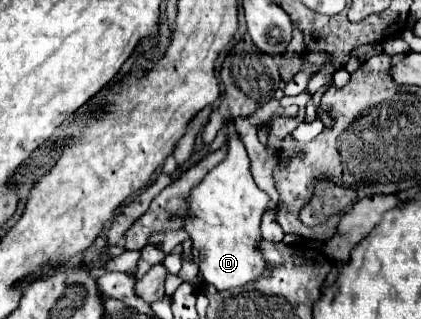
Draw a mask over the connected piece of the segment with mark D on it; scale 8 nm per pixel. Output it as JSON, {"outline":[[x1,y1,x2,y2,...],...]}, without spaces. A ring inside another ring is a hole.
{"outline":[[231,129,227,157,191,191,189,217,185,221,185,231,193,241,193,249,199,253,199,271,217,291,251,283,267,271,267,261,263,259,259,243,263,239,261,219,269,201,269,195,253,181,247,151]]}

